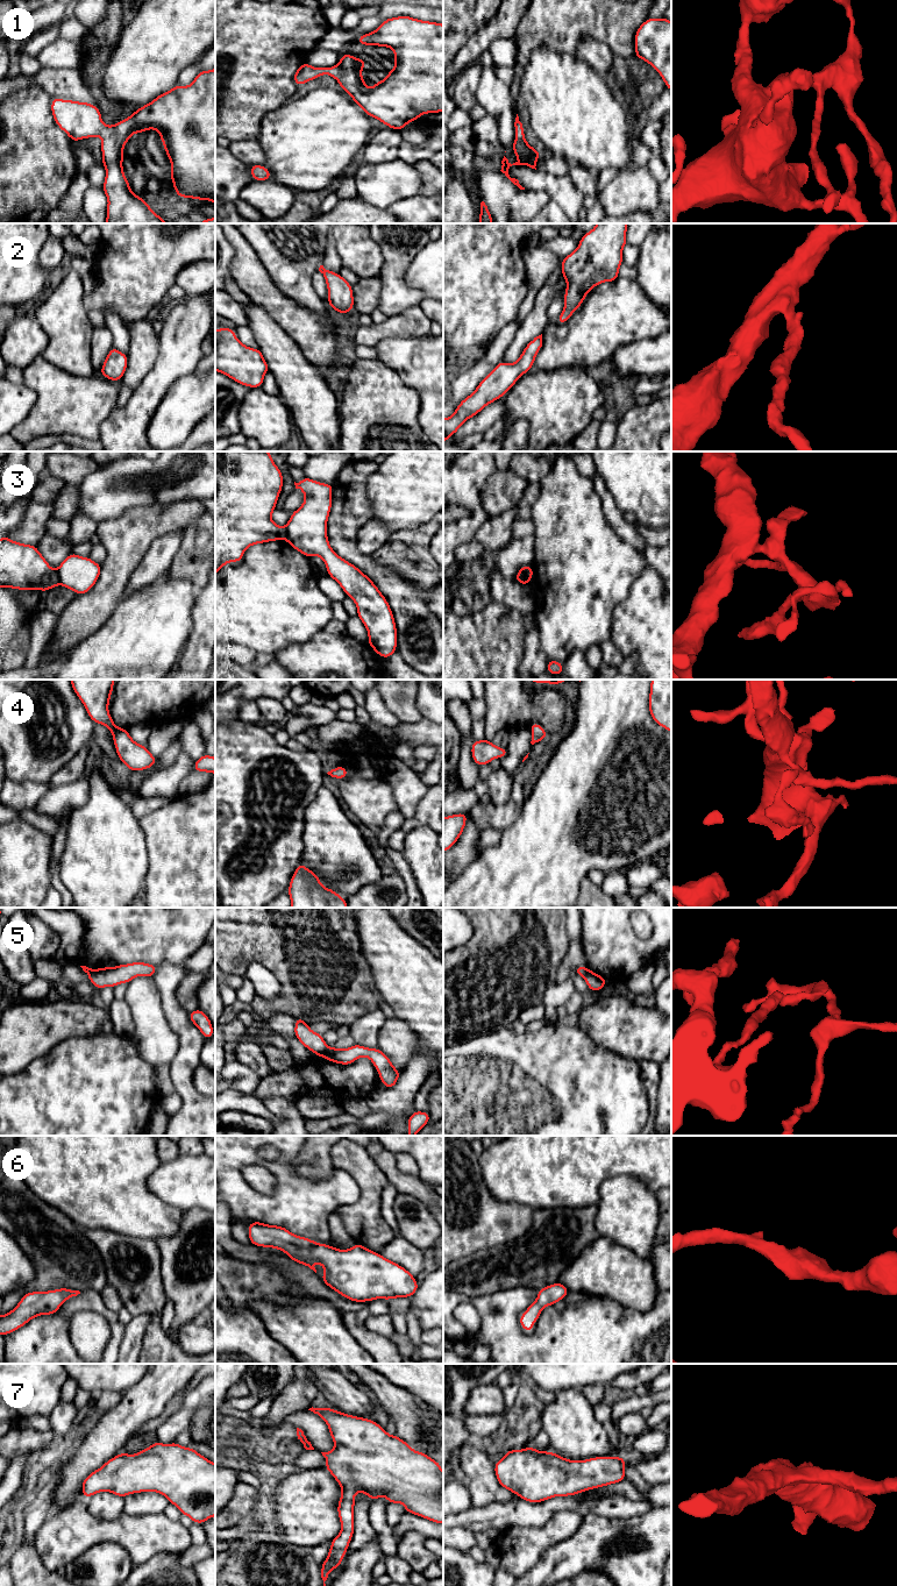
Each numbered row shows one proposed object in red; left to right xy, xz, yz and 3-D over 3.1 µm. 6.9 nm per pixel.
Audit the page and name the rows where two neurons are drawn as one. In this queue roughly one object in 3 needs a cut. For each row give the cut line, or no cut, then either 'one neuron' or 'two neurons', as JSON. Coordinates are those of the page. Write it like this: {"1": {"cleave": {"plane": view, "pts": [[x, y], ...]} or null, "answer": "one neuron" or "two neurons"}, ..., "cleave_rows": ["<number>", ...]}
{"1": {"cleave": null, "answer": "one neuron"}, "2": {"cleave": null, "answer": "one neuron"}, "3": {"cleave": {"plane": "xy", "pts": [[56, 571], [59, 583]]}, "answer": "two neurons"}, "4": {"cleave": null, "answer": "one neuron"}, "5": {"cleave": {"plane": "xz", "pts": [[327, 1047], [318, 1054]]}, "answer": "two neurons"}, "6": {"cleave": null, "answer": "one neuron"}, "7": {"cleave": null, "answer": "one neuron"}, "cleave_rows": ["3", "5"]}

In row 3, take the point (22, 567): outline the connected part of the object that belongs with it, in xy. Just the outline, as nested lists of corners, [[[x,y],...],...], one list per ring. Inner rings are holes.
[[[0,538],[0,588],[47,592],[58,584],[57,571],[49,566],[37,546]]]

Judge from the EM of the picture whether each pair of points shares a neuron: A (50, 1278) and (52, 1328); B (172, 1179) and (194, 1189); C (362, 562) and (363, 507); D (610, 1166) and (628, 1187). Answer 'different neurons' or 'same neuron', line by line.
A: different neurons
B: same neuron
C: same neuron
D: different neurons

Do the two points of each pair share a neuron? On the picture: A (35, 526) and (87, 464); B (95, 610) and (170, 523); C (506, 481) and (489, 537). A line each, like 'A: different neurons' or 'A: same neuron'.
A: same neuron
B: same neuron
C: same neuron

